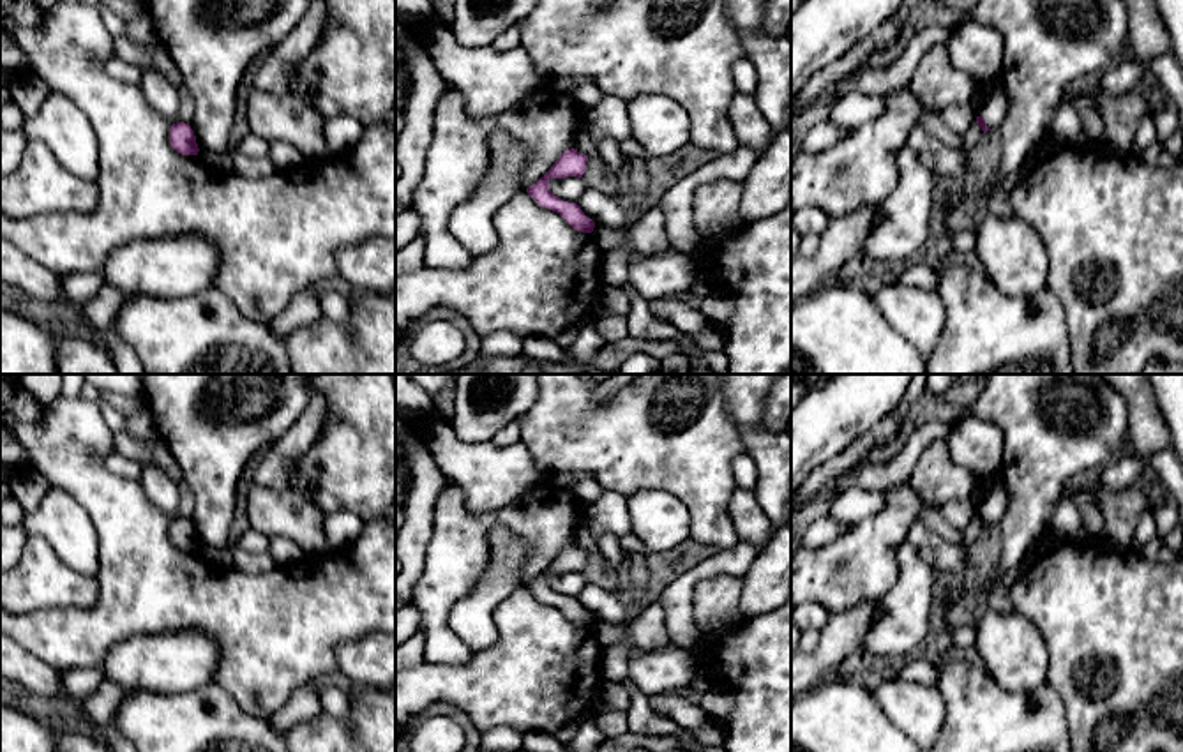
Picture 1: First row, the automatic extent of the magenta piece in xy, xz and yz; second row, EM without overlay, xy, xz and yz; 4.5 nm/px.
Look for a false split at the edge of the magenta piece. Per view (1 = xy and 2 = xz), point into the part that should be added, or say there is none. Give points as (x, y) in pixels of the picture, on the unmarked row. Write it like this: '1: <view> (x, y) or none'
1: none
2: none

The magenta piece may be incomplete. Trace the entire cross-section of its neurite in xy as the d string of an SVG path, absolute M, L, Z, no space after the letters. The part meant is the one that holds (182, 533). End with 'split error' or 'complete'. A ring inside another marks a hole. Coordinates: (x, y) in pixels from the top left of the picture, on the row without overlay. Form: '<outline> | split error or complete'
M177 517L171 521L170 538L182 551L198 551L200 547L194 526L189 519L184 517Z | complete

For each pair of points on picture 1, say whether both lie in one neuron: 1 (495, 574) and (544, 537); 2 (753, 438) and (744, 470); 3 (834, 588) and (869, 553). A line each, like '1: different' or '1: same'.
1: different
2: different
3: same

